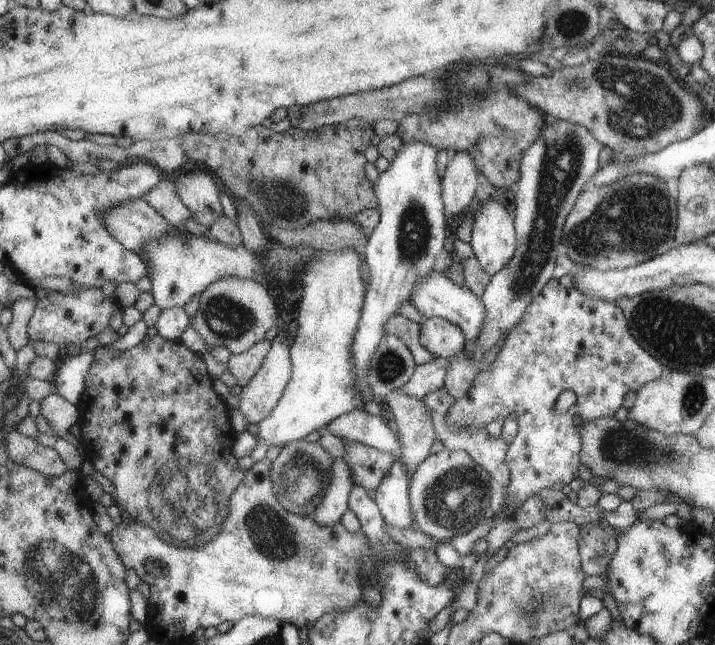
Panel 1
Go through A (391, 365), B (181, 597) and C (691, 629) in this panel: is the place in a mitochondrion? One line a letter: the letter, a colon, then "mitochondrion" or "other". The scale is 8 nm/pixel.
A: mitochondrion
B: other
C: other

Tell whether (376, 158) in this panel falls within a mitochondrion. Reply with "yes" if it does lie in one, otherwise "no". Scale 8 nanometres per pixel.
no

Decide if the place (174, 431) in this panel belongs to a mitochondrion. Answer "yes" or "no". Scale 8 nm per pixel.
no

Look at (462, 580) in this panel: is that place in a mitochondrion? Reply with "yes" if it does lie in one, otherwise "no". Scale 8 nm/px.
no

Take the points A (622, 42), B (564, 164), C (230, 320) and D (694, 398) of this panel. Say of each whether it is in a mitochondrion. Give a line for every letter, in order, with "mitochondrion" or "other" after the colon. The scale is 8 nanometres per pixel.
A: mitochondrion
B: mitochondrion
C: mitochondrion
D: mitochondrion

